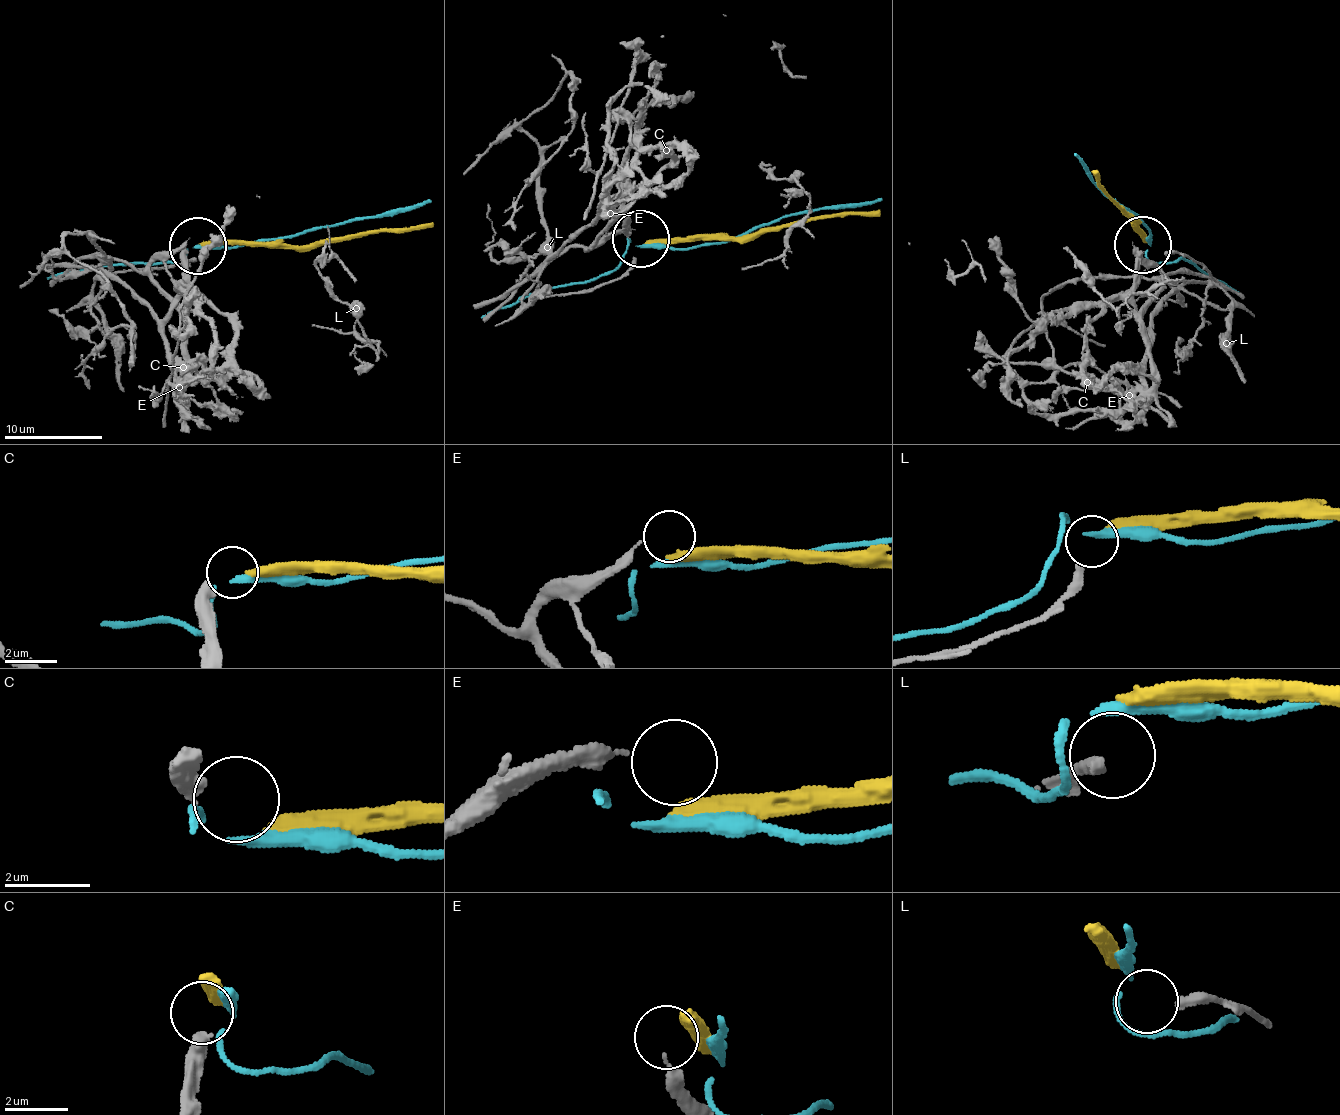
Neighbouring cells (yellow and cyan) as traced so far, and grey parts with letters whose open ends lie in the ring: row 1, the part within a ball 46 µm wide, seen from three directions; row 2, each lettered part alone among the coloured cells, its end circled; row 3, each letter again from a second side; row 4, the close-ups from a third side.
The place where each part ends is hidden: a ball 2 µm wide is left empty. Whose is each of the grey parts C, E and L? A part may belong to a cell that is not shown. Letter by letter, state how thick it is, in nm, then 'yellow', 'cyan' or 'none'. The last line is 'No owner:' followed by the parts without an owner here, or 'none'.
C: 480 nm thick; yellow
E: 190 nm thick; none
L: 340 nm thick; none
No owner: E, L

